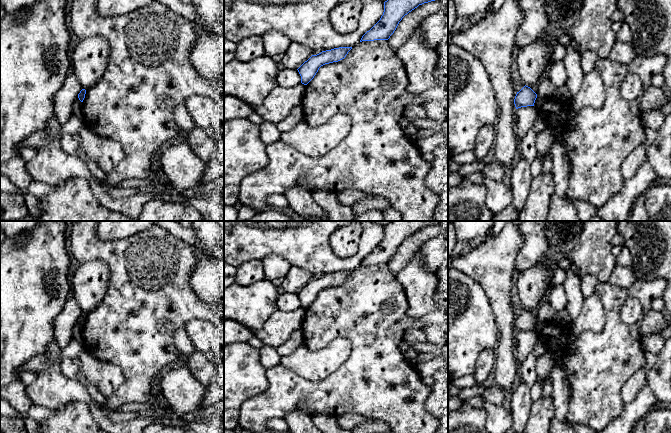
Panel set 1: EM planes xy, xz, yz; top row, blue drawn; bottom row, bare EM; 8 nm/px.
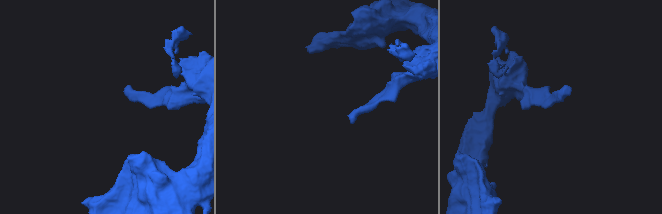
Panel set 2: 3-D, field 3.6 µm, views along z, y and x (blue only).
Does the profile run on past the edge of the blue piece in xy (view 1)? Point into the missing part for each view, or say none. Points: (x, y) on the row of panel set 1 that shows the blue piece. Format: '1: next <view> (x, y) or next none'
1: next none

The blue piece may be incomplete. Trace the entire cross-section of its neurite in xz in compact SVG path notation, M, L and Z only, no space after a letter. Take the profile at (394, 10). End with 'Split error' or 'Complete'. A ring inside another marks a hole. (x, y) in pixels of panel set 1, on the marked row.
M387 0L380 20L361 38L362 41L388 40L399 22L419 5L435 0Z. Complete

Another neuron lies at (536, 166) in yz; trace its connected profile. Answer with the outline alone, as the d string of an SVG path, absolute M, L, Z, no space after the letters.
M536 158L533 162L531 162L530 171L532 177L534 178L538 176L542 172L542 168L543 163L538 158Z

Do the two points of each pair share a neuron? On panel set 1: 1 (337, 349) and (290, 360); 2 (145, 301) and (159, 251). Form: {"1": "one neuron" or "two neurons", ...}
{"1": "one neuron", "2": "one neuron"}

